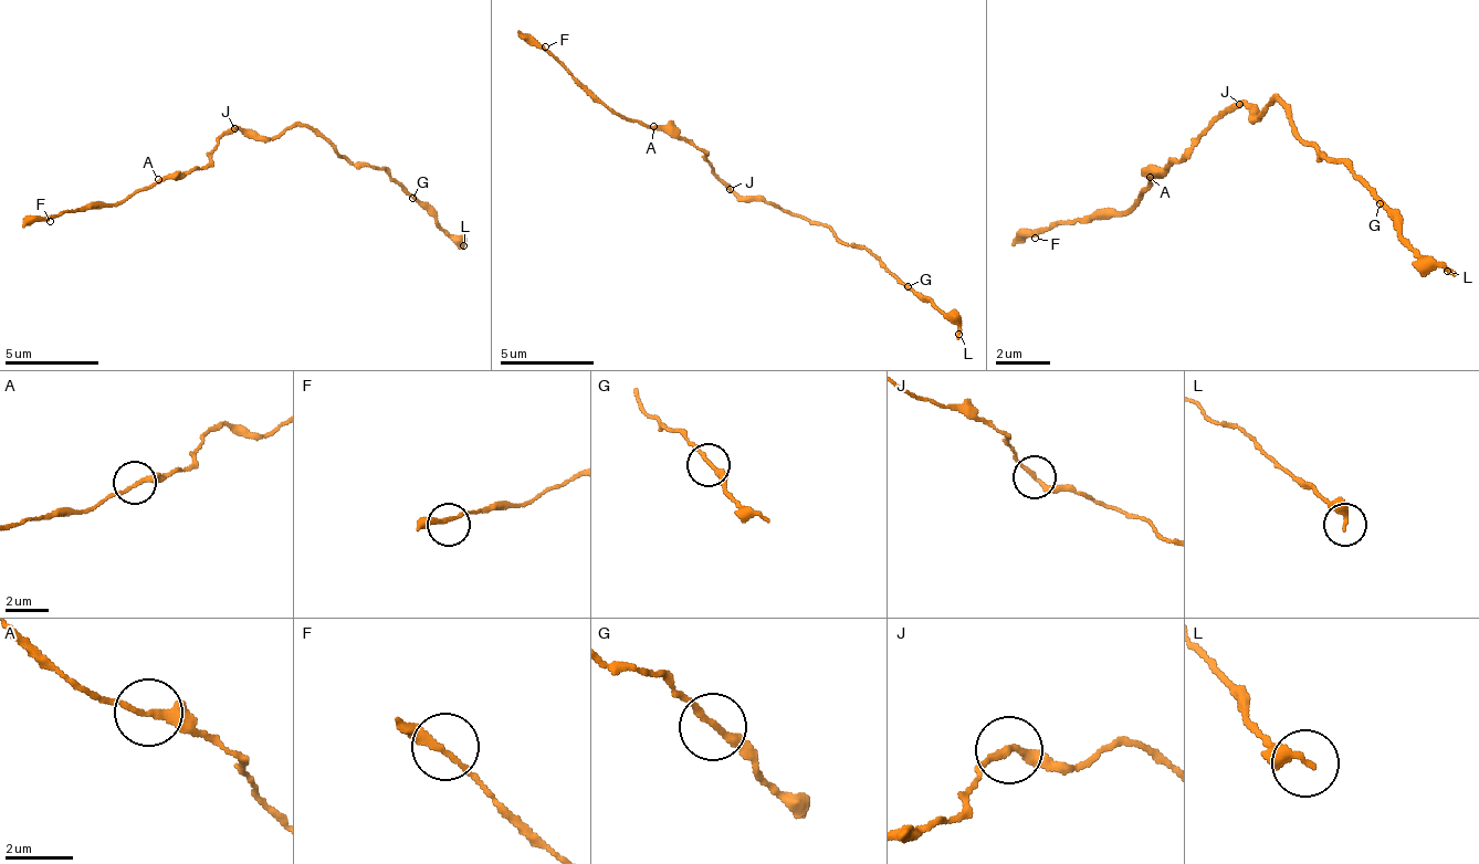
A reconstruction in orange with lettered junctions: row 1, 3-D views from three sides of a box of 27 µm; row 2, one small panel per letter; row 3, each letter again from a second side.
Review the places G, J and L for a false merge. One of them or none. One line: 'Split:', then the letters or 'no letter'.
Split: no letter

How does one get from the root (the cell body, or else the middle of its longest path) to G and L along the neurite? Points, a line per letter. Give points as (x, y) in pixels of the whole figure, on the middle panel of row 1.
G: (737, 197), (775, 201), (795, 216), (827, 225), (846, 244), (870, 249), (908, 286)
L: (737, 197), (775, 201), (795, 216), (827, 225), (846, 244), (870, 249), (912, 291), (945, 315), (958, 334)

